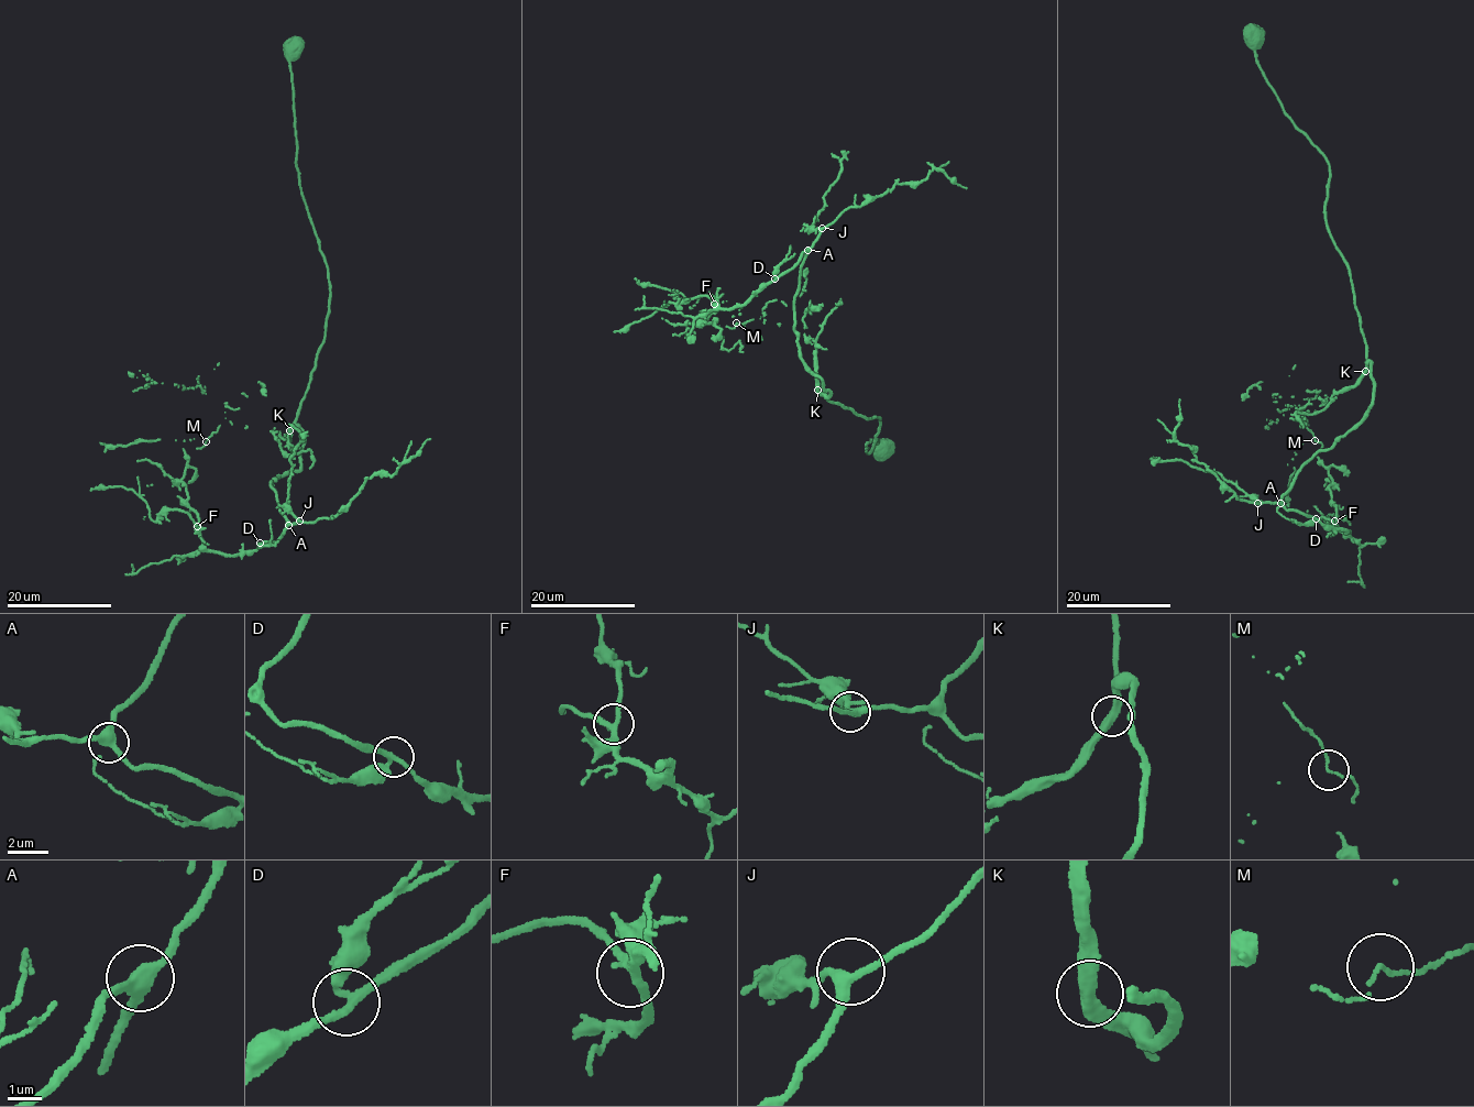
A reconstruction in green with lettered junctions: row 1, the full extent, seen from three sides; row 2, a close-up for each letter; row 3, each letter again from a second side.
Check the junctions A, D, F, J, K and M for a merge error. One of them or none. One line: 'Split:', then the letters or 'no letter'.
Split: no letter

